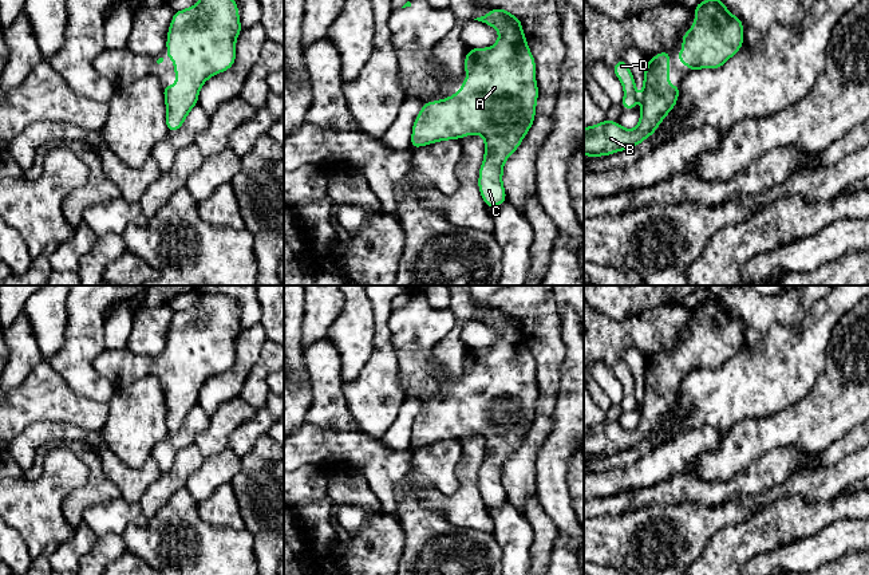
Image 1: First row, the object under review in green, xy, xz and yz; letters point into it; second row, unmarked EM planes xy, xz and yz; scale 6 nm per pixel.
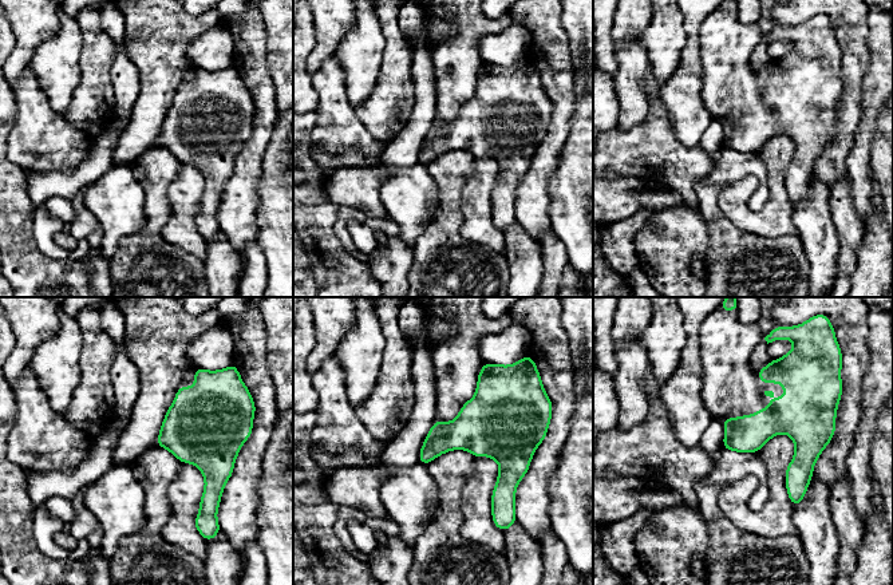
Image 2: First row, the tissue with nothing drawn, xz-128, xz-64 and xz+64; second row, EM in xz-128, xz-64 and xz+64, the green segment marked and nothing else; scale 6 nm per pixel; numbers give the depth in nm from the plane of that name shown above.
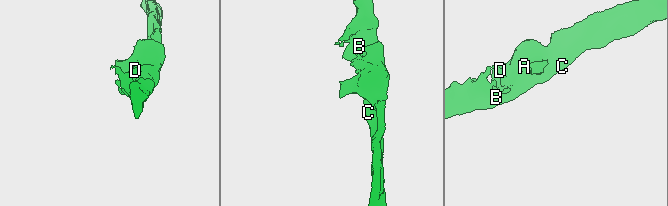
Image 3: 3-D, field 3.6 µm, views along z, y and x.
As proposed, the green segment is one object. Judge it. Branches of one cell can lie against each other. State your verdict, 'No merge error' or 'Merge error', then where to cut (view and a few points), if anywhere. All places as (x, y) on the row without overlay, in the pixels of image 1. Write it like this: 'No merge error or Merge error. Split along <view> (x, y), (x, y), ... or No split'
No merge error. No split

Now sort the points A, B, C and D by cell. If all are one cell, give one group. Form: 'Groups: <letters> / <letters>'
Groups: A B C D

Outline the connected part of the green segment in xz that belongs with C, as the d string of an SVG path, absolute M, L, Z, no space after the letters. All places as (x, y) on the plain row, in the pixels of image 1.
M502 308L477 318L494 327L499 339L493 347L470 348L463 362L463 371L470 375L462 379L462 389L442 401L426 402L412 425L411 449L438 441L461 440L470 434L485 438L485 457L479 468L478 487L487 508L506 501L502 485L503 464L521 445L536 417L538 387L536 362L518 318Z

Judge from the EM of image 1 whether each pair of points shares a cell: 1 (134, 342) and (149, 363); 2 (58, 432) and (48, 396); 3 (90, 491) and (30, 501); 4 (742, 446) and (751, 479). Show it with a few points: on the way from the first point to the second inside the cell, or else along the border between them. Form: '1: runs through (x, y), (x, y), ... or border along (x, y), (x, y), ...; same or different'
1: border along (166, 345), (154, 355), (135, 354), (126, 347); different
2: border along (63, 422), (36, 421), (24, 429); different
3: border along (87, 471), (87, 481), (62, 504), (71, 526); different
4: border along (774, 449), (758, 457), (745, 471), (719, 481); different

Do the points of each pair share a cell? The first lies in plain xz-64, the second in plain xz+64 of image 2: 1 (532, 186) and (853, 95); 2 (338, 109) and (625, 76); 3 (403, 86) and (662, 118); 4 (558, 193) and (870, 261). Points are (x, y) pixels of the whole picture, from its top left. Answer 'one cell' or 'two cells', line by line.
1: one cell
2: one cell
3: two cells
4: two cells

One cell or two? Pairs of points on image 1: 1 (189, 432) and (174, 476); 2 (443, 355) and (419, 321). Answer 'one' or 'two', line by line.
1: two
2: two

